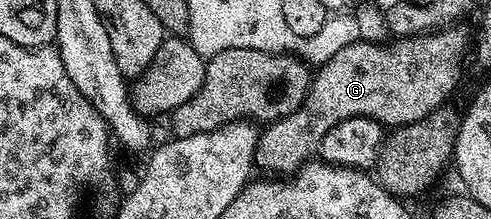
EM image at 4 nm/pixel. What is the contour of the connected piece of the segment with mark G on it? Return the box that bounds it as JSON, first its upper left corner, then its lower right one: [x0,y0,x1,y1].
[255,24,471,174]

